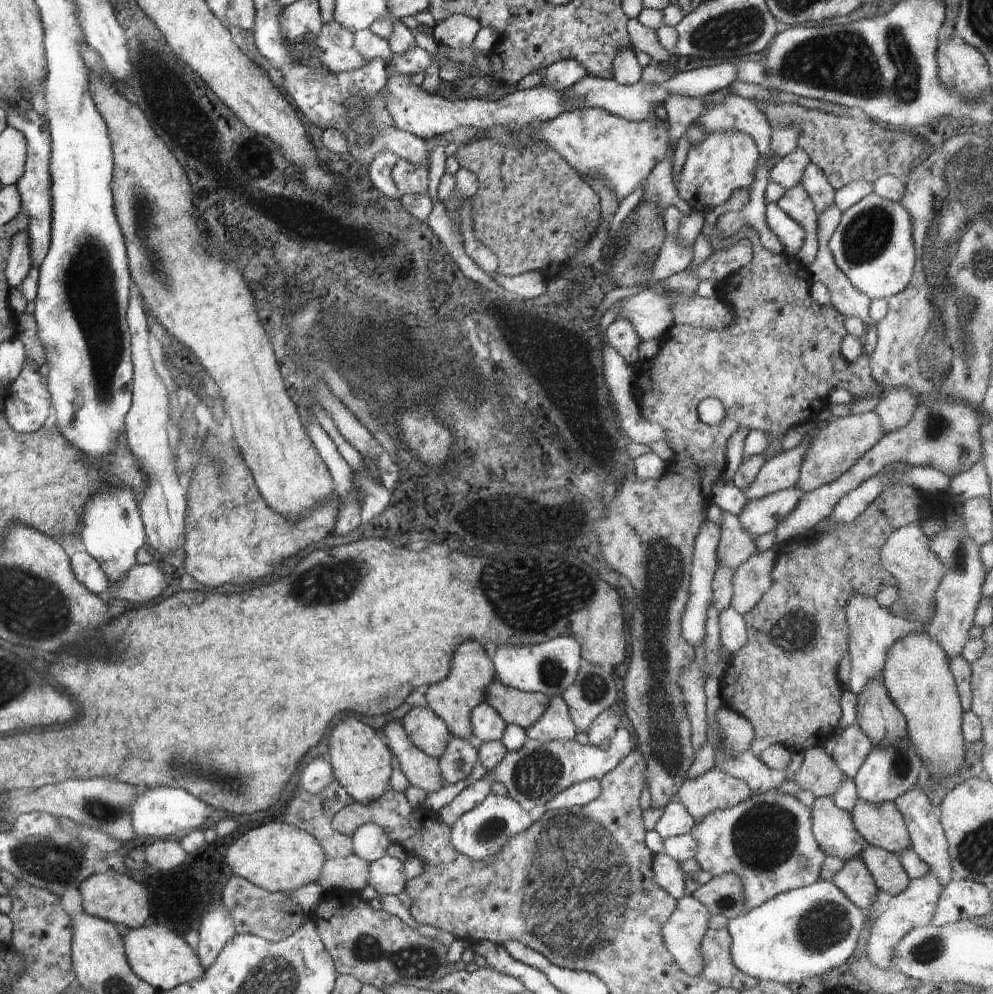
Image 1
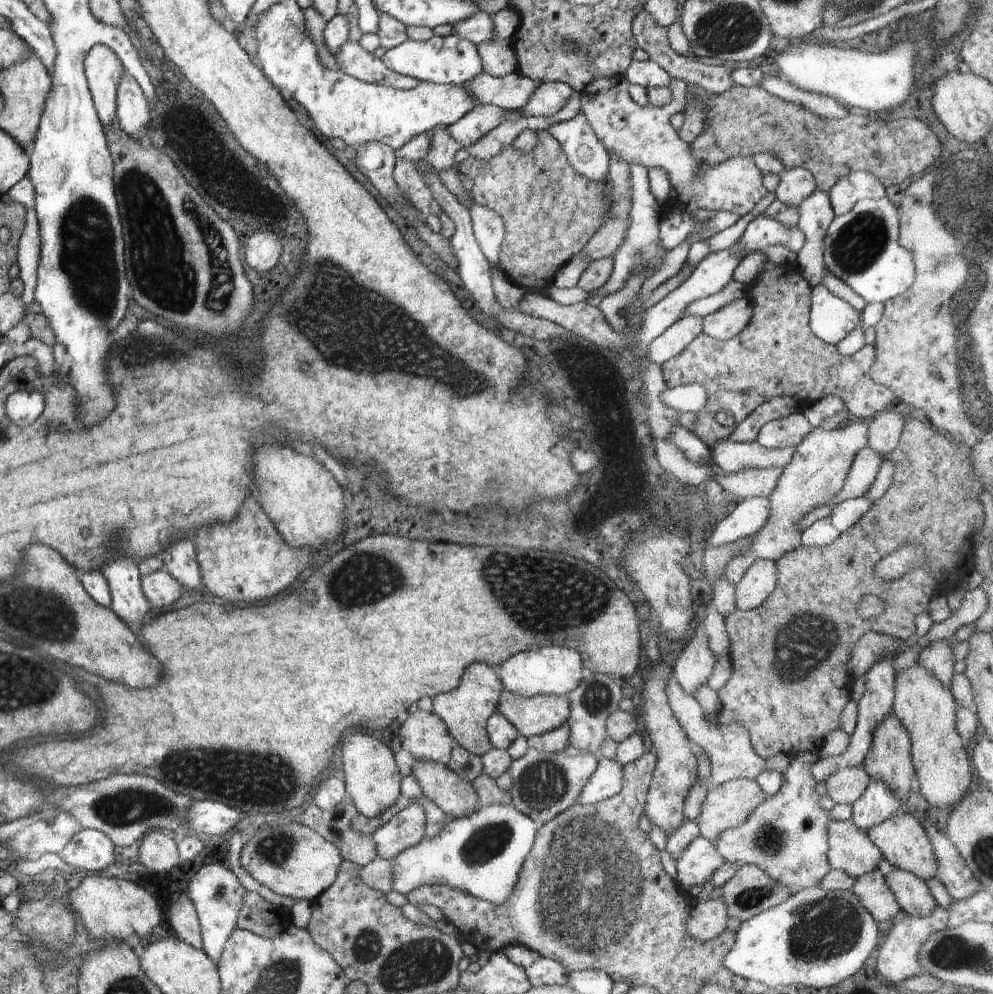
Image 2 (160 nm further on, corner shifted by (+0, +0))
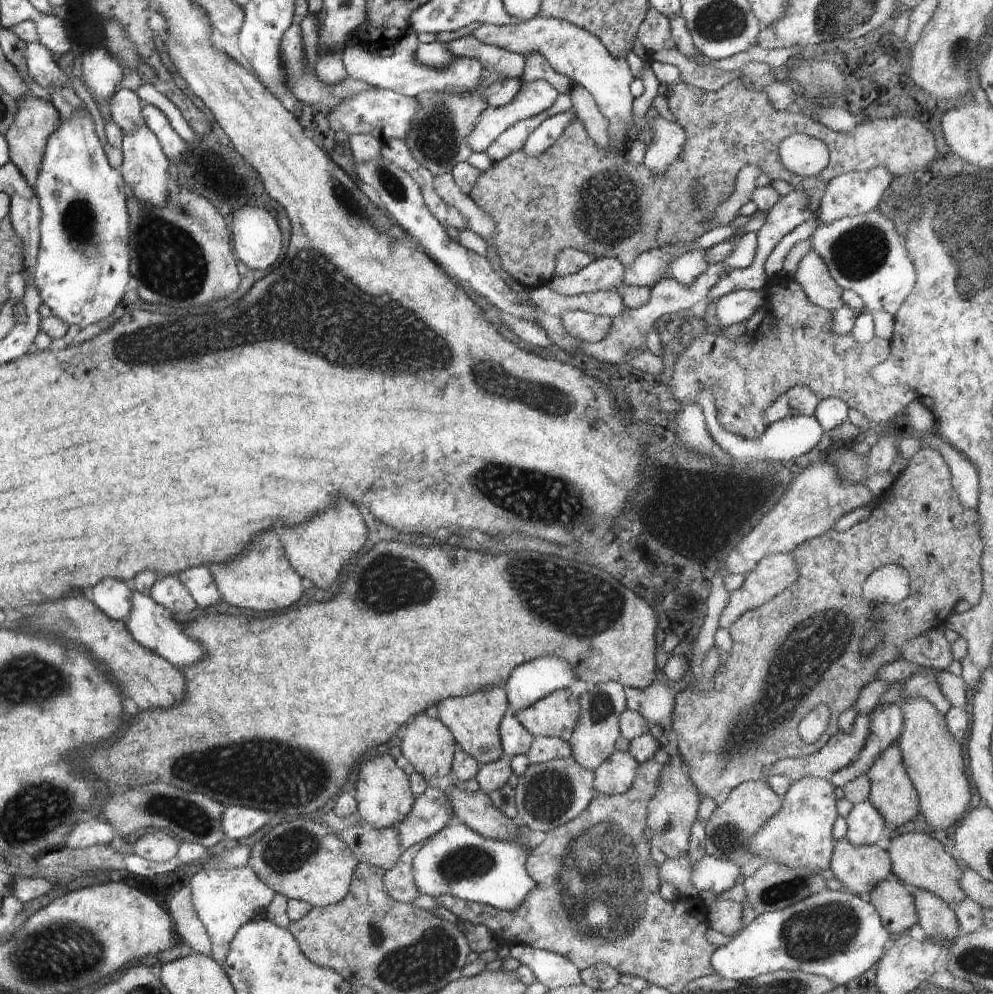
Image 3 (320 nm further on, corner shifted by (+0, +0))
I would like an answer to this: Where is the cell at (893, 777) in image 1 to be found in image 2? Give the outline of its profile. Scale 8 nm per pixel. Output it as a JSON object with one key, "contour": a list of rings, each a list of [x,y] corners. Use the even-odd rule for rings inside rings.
{"contour":[[[871,779],[864,794],[852,804],[852,820],[856,828],[868,832],[902,810],[902,799],[892,793],[883,781]]]}

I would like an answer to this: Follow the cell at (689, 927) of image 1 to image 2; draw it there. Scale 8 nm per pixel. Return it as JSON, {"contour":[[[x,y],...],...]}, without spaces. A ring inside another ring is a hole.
{"contour":[[[720,898],[704,903],[695,902],[685,929],[693,939],[706,942],[720,936],[728,928],[729,918],[728,909]]]}

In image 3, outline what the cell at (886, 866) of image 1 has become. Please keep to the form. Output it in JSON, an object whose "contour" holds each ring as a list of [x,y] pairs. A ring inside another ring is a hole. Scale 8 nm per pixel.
{"contour":[[[919,889],[918,894],[913,896],[919,924],[926,936],[934,941],[939,939],[942,946],[950,944],[962,934],[959,929],[957,916],[941,898],[931,892]]]}

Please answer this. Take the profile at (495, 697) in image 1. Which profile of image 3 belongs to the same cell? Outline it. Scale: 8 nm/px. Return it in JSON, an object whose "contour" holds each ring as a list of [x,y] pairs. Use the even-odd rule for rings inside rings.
{"contour":[[[562,689],[543,697],[514,716],[533,737],[556,737],[567,743],[580,714],[579,697]]]}

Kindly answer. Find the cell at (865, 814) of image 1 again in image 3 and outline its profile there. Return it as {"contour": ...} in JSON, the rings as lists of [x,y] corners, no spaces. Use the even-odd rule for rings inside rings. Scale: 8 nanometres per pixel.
{"contour":[[[908,833],[891,839],[890,847],[886,851],[891,858],[891,869],[900,880],[916,888],[931,892],[941,898],[946,904],[955,905],[968,899],[959,885],[963,875],[959,861],[955,861],[944,851],[944,845],[925,833]]]}

